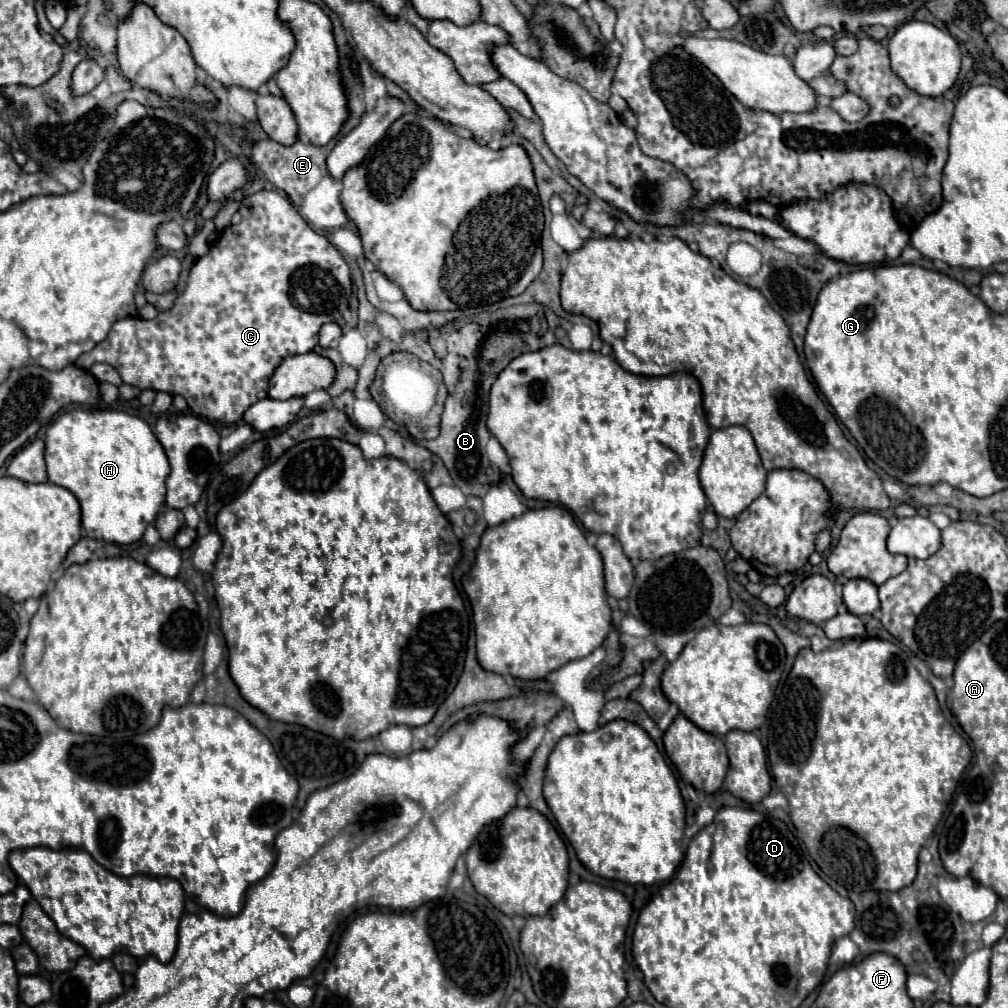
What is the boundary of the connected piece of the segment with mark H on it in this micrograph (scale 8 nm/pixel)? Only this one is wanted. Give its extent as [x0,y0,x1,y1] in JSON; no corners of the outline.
[46,410,170,544]

